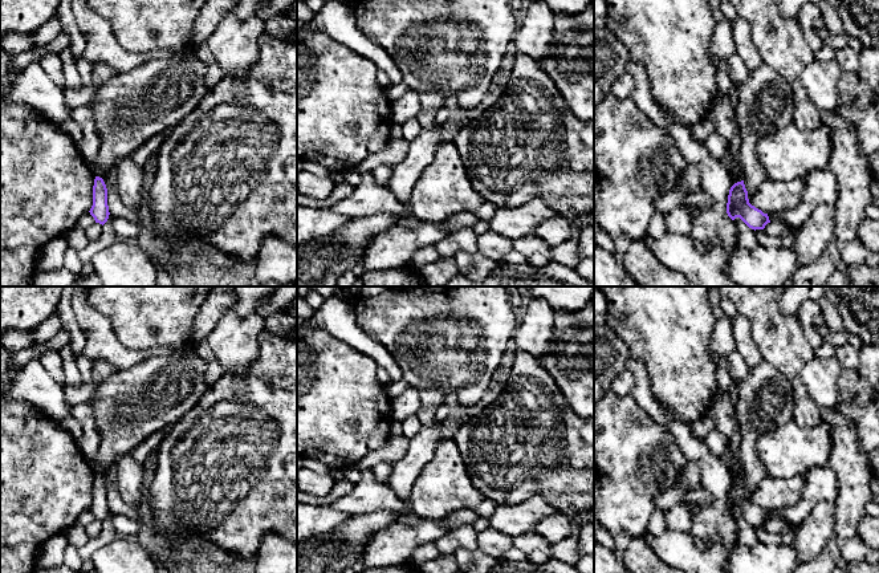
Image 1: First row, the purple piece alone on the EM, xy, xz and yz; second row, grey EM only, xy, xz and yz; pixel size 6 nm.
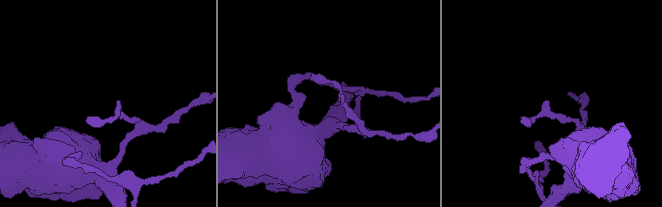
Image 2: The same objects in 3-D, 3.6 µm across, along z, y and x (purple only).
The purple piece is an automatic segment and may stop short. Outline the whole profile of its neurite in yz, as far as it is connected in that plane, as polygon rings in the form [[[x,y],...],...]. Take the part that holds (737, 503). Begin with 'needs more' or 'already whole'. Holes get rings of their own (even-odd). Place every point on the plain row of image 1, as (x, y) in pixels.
already whole; [[[744,478],[734,480],[728,492],[727,511],[734,517],[740,515],[752,527],[764,527],[770,520],[768,511],[749,500]]]

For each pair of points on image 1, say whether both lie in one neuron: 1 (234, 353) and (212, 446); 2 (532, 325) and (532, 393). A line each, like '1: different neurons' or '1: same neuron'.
1: different neurons
2: different neurons

